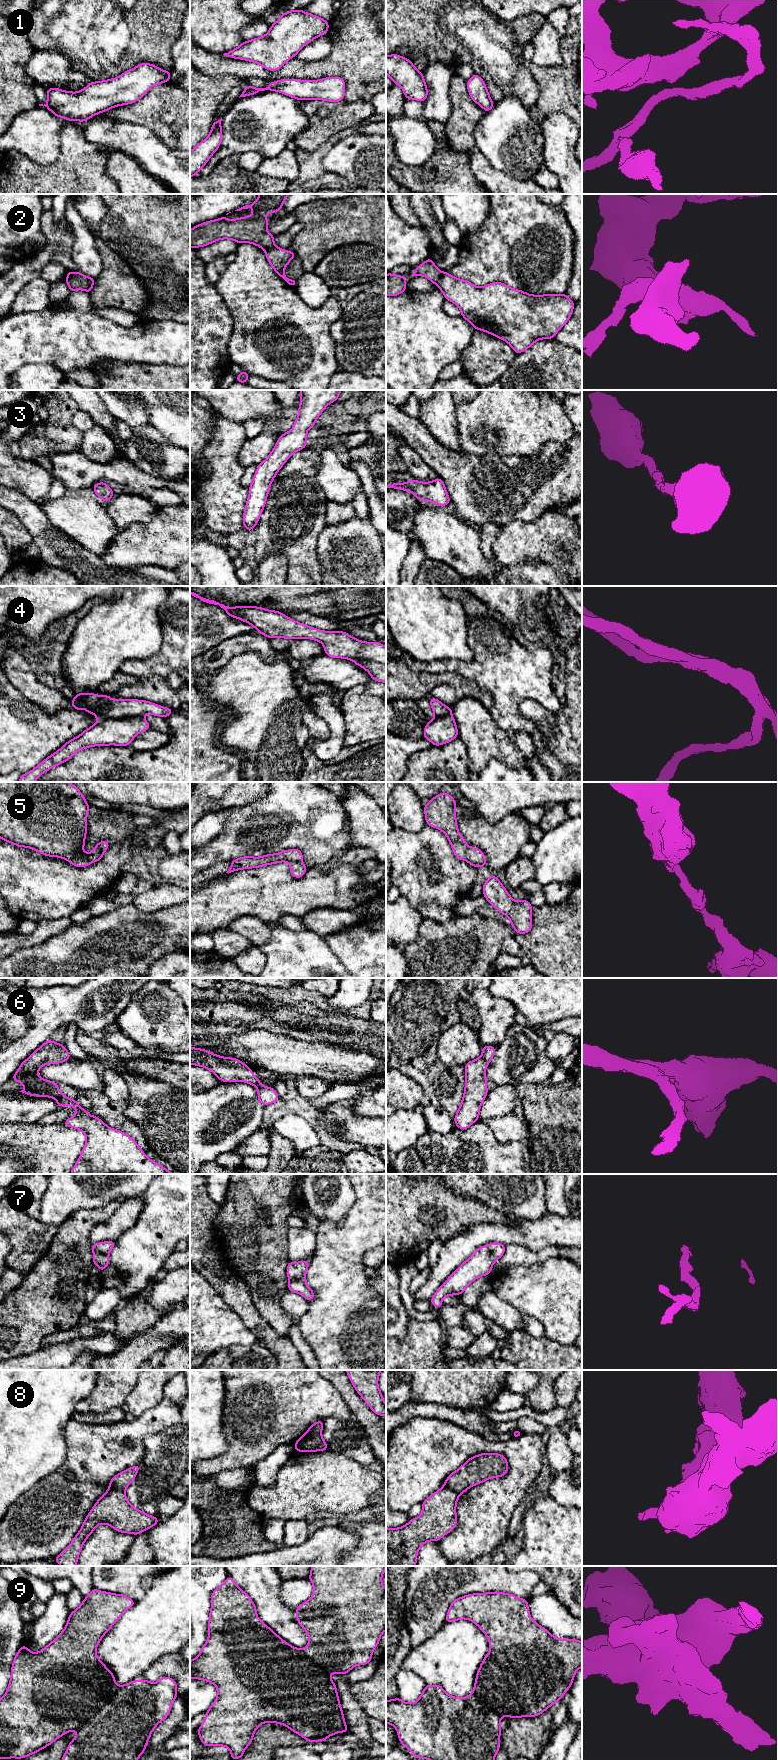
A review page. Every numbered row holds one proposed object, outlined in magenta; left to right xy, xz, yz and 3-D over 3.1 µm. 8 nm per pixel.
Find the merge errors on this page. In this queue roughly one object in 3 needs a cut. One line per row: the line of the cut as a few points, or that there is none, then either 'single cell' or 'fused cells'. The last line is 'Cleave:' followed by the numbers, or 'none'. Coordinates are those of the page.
1: no cut; single cell
2: no cut; single cell
3: no cut; single cell
4: no cut; single cell
5: no cut; single cell
6: no cut; single cell
7: no cut; single cell
8: cut in xz along (320, 1433), (313, 1434), (294, 1444); fused cells
9: cut in xy along (118, 1686), (112, 1701), (78, 1730); fused cells
Cleave: 8, 9

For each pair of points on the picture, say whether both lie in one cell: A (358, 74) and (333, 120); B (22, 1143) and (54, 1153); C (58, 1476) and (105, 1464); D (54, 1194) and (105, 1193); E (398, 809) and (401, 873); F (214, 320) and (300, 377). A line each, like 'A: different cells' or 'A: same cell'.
A: different cells
B: same cell
C: same cell
D: same cell
E: different cells
F: different cells

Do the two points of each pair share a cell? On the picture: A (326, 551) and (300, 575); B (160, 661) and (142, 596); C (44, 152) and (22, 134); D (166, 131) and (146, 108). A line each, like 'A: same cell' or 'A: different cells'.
A: different cells
B: different cells
C: same cell
D: same cell

